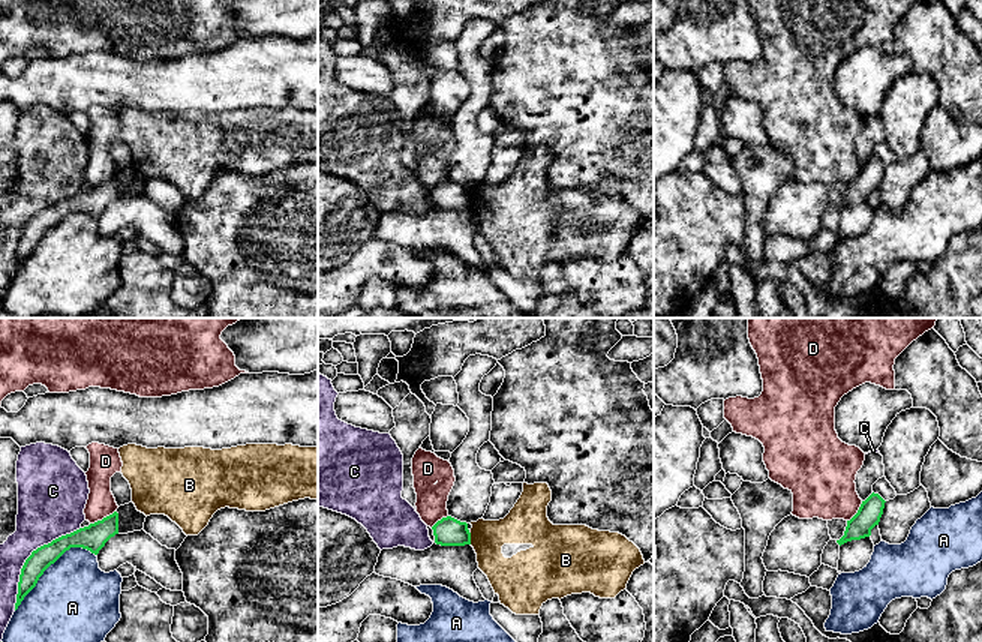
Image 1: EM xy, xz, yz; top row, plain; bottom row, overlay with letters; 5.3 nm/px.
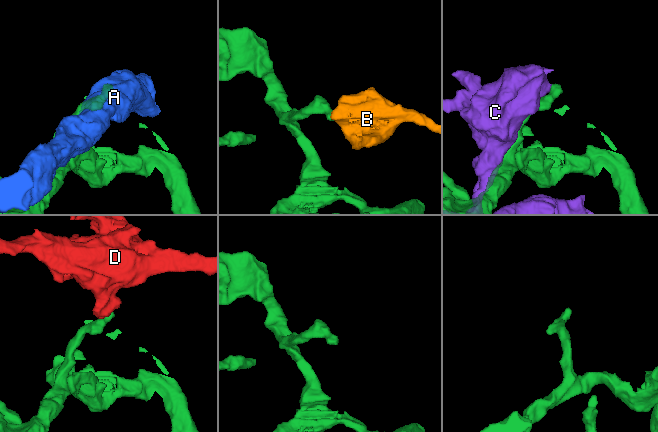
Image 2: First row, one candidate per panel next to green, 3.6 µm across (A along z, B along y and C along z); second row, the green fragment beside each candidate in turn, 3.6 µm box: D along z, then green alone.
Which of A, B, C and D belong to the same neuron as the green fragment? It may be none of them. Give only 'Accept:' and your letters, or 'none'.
Accept: none

